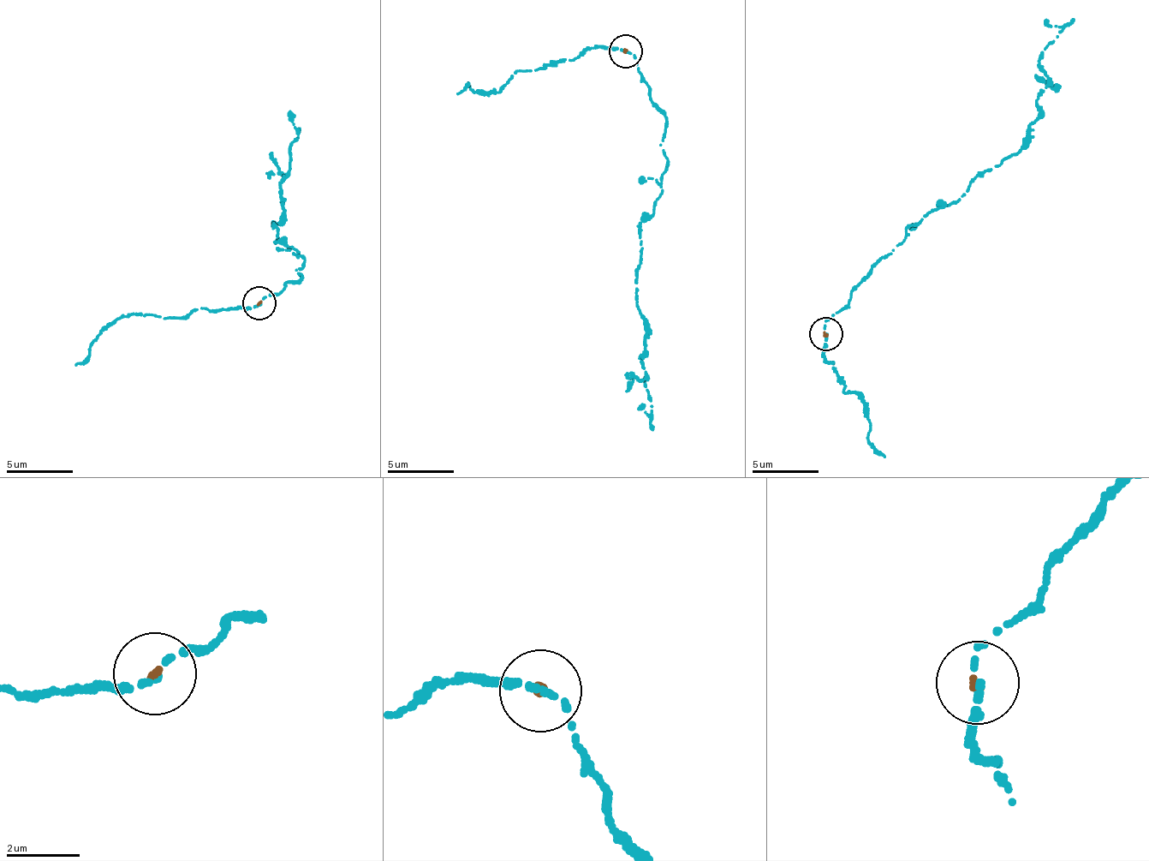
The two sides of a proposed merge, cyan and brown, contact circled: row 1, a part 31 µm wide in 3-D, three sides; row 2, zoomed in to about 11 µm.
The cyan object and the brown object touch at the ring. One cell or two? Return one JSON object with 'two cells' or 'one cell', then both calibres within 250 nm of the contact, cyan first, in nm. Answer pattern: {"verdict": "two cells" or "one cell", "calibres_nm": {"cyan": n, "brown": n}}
{"verdict": "two cells", "calibres_nm": {"cyan": 160, "brown": 150}}

